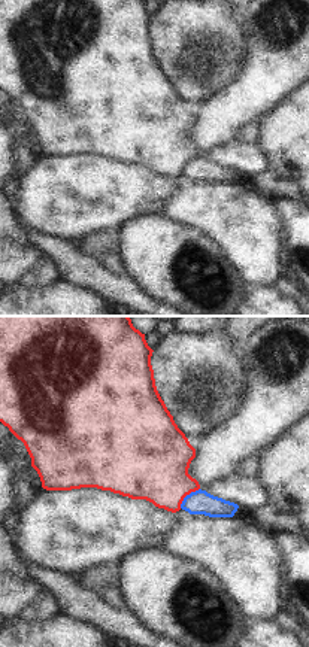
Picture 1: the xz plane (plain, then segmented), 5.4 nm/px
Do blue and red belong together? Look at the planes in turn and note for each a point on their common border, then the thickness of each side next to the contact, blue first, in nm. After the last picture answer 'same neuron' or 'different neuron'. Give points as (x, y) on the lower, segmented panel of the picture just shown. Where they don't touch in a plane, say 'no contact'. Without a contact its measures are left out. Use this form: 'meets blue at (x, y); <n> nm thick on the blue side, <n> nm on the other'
meets blue at (187, 495); 130 nm thick on the blue side, 380 nm on the other

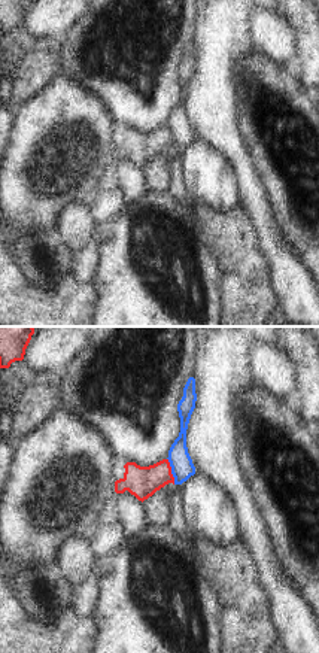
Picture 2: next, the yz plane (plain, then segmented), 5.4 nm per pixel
meets blue at (172, 471); 120 nm thick on the blue side, 170 nm on the other

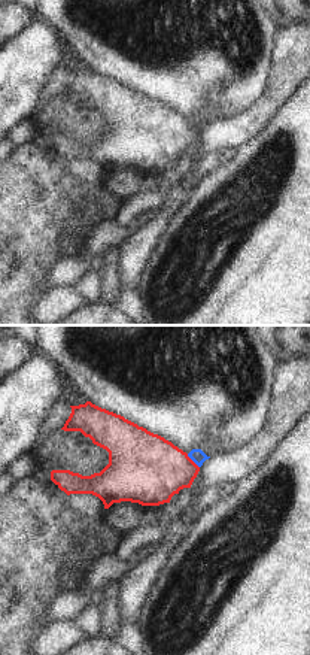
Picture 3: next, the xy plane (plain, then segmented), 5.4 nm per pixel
meets blue at (193, 460); 80 nm thick on the blue side, 380 nm on the other

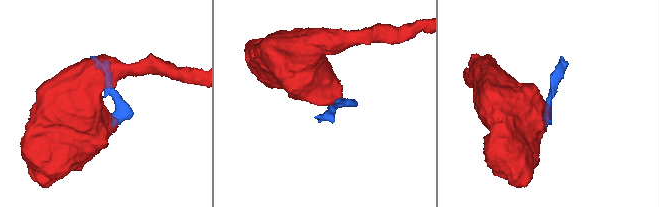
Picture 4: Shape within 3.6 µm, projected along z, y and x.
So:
different neuron

